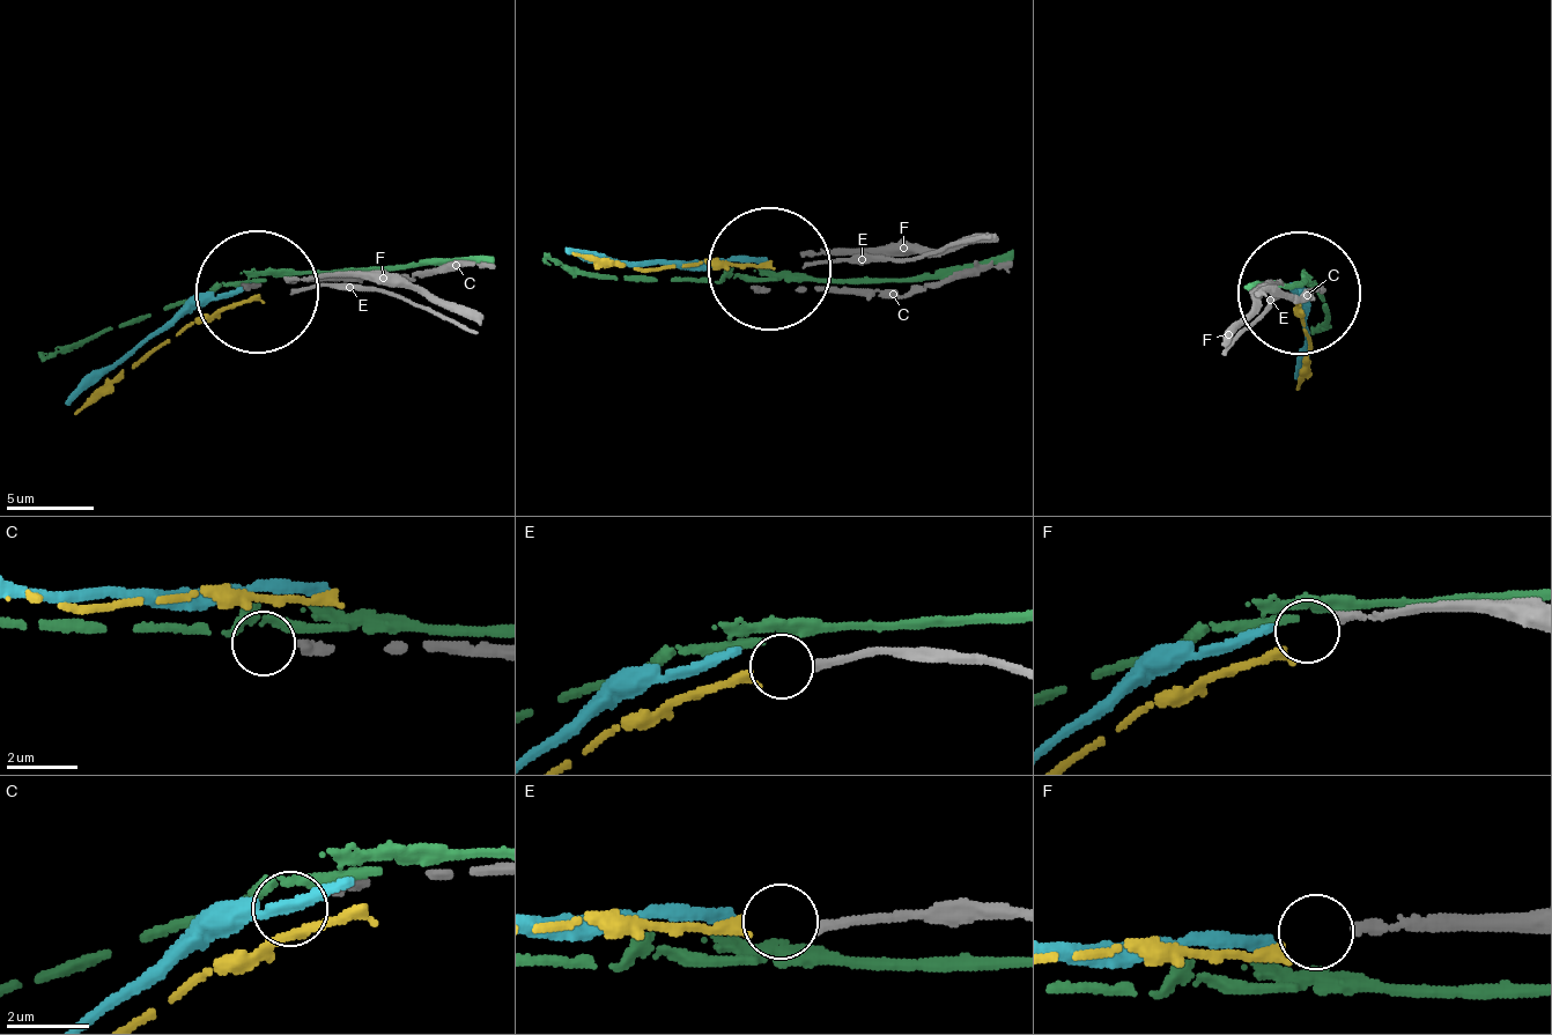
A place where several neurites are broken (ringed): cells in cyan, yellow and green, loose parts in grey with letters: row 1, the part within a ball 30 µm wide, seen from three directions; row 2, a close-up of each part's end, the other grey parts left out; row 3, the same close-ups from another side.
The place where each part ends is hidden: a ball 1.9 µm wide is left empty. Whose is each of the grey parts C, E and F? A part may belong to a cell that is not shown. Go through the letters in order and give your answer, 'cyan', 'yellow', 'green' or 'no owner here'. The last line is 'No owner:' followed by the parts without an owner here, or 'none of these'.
C: no owner here
E: yellow
F: cyan
No owner: C

